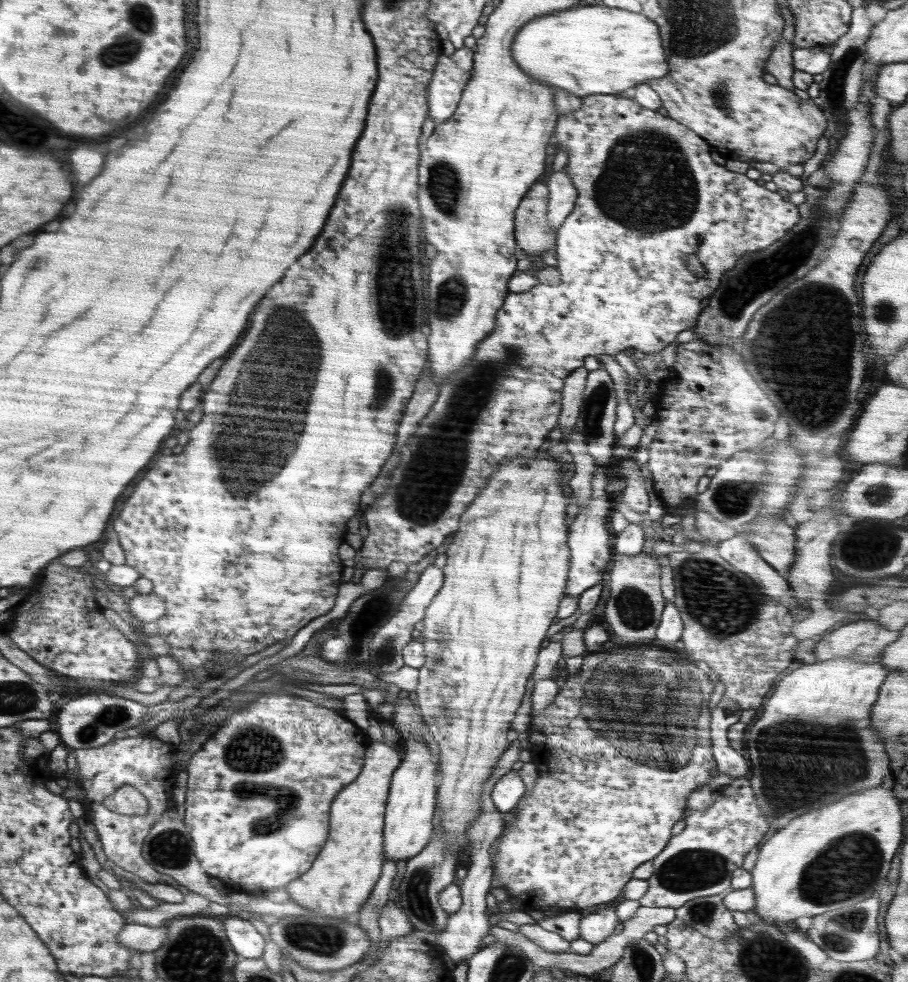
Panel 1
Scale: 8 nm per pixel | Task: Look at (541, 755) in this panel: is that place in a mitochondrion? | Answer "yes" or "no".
no

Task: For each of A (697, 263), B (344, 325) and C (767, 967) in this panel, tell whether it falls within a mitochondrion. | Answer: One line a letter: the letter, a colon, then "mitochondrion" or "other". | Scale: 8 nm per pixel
A: other
B: other
C: mitochondrion

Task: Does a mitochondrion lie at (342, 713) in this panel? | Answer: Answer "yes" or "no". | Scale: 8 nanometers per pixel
no

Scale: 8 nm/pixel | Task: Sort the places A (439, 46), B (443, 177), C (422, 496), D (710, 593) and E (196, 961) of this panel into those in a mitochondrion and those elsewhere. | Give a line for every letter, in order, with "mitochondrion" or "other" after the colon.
A: other
B: mitochondrion
C: mitochondrion
D: mitochondrion
E: mitochondrion

